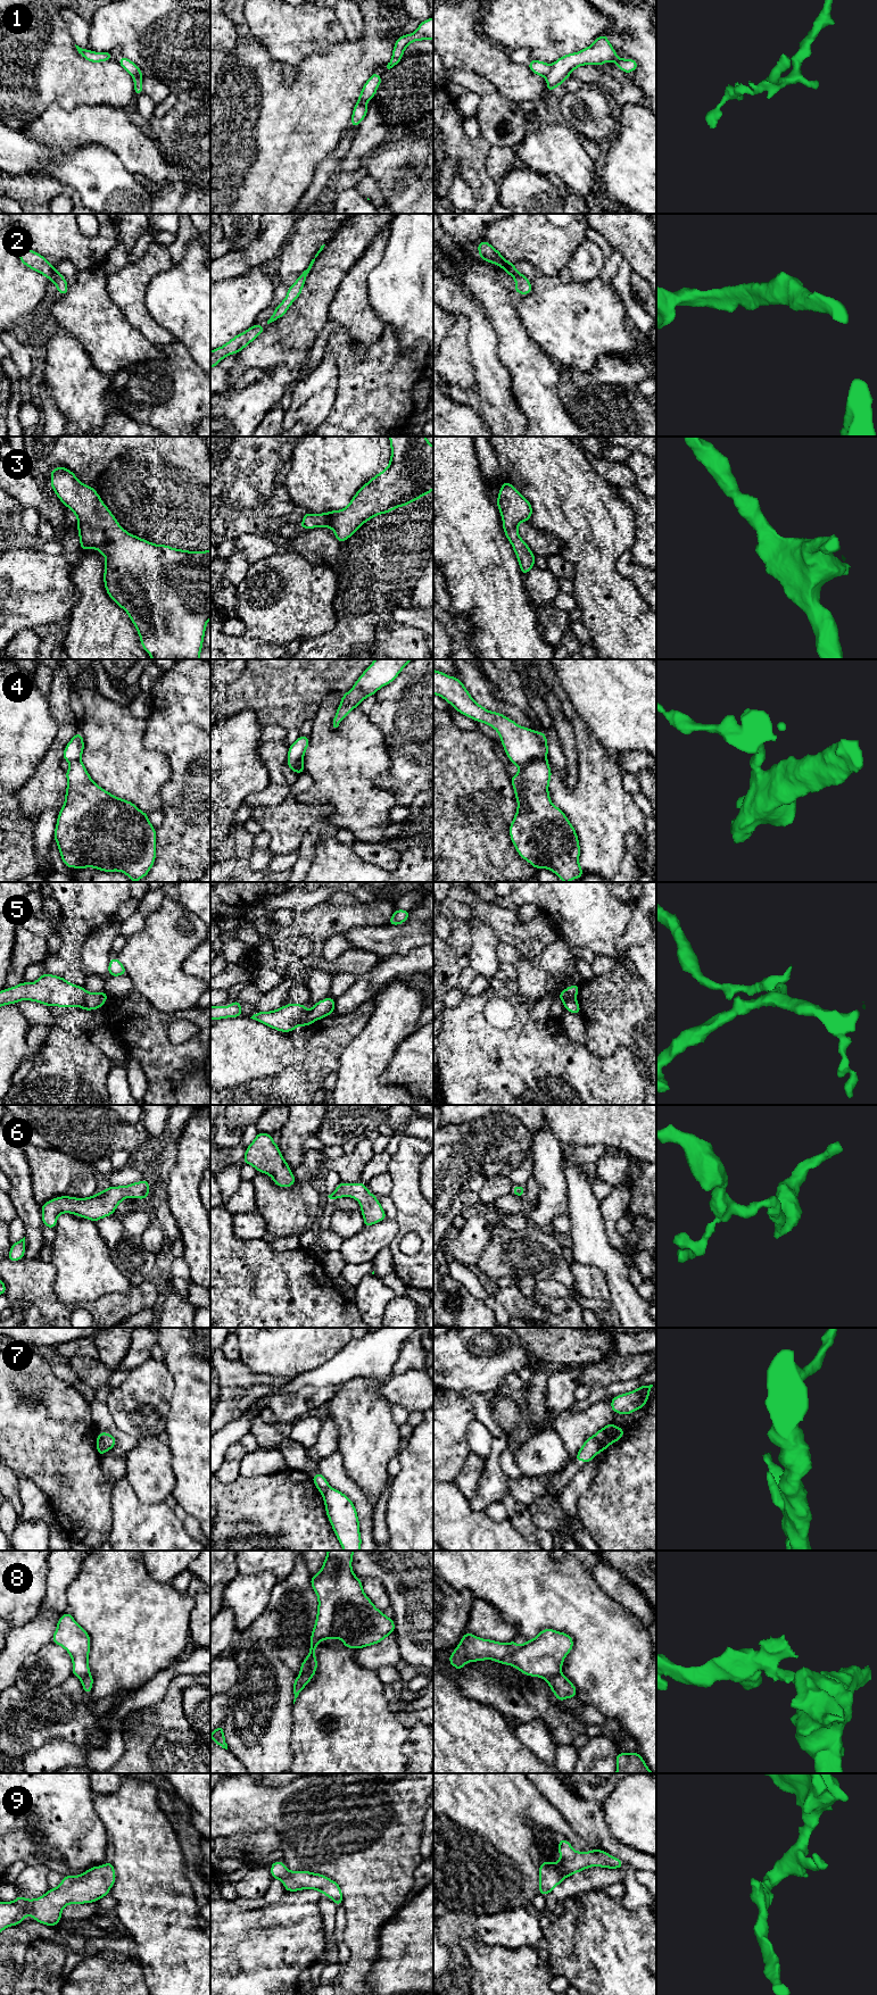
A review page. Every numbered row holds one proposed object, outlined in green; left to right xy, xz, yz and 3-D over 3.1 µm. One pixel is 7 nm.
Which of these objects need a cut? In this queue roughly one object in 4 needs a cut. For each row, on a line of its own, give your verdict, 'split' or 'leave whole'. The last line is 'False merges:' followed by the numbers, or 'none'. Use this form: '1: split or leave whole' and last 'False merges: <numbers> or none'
1: split
2: leave whole
3: leave whole
4: split
5: split
6: leave whole
7: split
8: split
9: leave whole
False merges: 1, 4, 5, 7, 8

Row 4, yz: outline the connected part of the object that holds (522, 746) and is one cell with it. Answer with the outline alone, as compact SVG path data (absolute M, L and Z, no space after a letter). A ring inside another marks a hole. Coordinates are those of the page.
M433 670L433 695L444 698L461 714L494 728L508 759L520 771L529 763L547 757L548 746L544 732L520 726L500 713L487 710L470 696L458 678Z

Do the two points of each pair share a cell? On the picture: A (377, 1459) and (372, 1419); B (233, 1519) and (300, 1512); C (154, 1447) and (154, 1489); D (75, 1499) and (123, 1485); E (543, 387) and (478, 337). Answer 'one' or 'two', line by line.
A: one
B: one
C: one
D: two
E: two

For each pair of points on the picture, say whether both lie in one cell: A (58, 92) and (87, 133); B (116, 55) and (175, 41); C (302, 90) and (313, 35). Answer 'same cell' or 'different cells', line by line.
A: different cells
B: different cells
C: different cells

